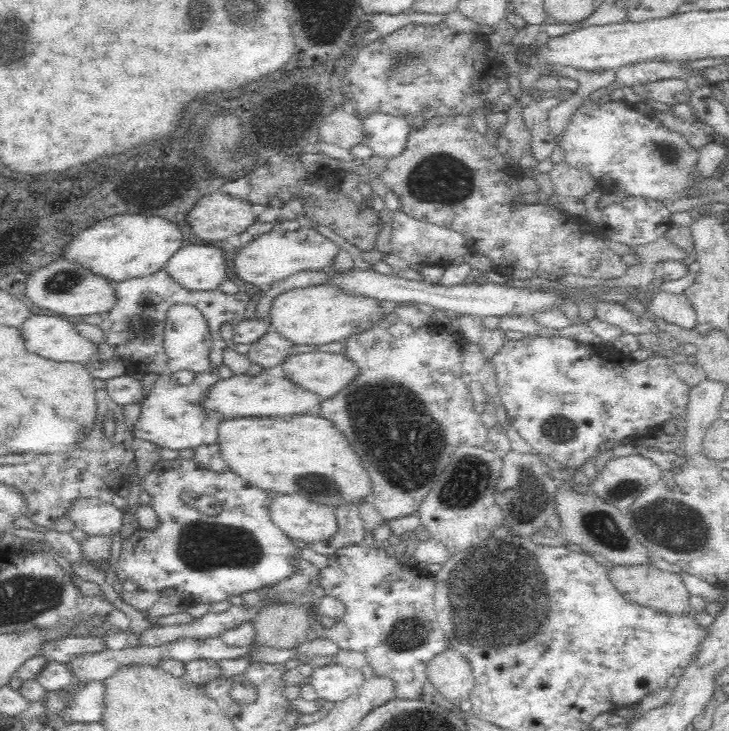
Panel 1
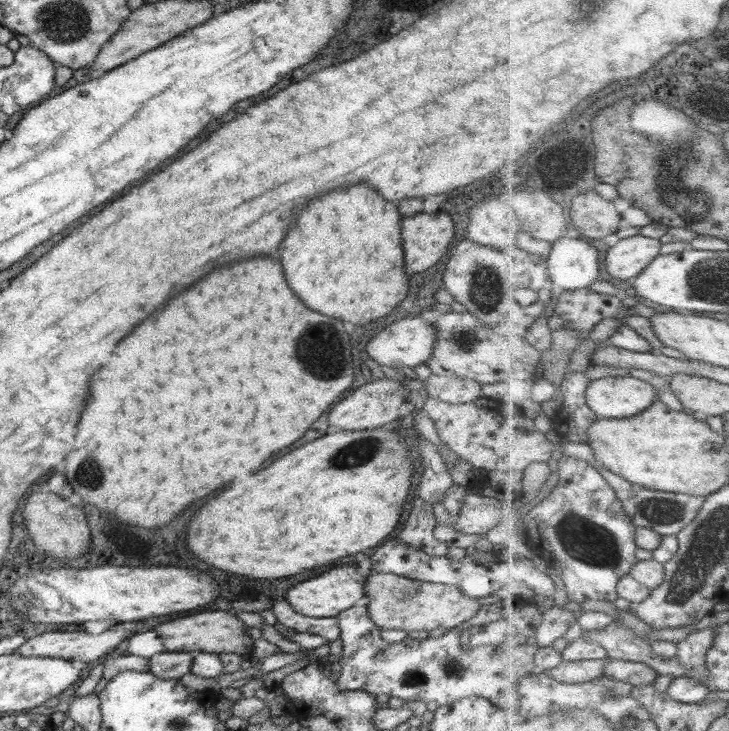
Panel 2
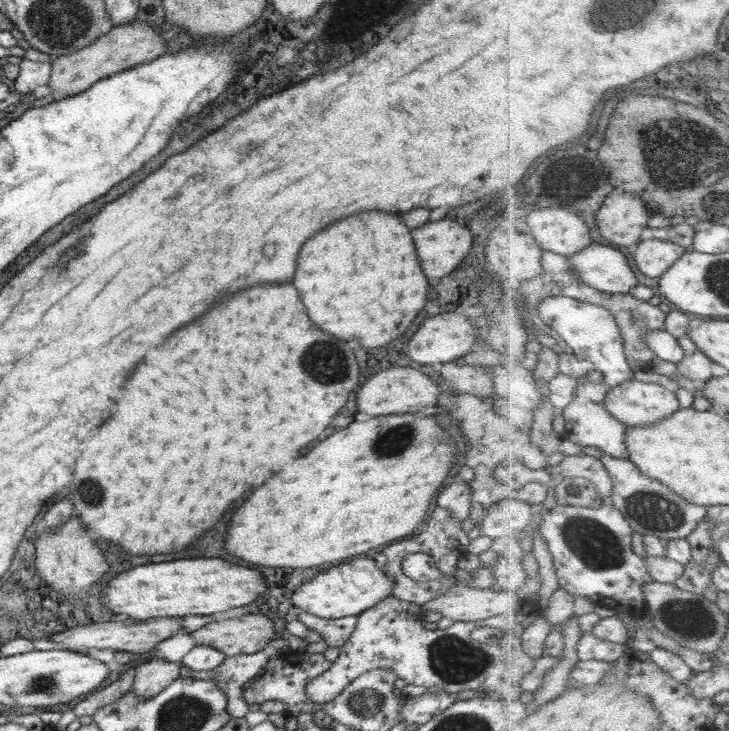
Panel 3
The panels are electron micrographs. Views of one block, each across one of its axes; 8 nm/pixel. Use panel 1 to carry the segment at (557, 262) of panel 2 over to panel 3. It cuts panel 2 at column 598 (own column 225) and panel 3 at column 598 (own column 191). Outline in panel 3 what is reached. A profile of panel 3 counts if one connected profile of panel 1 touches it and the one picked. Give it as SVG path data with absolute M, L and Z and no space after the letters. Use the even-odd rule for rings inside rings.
M594 243L592 246L570 256L574 271L580 275L580 280L598 290L612 294L630 294L640 285L628 254L622 248Z

